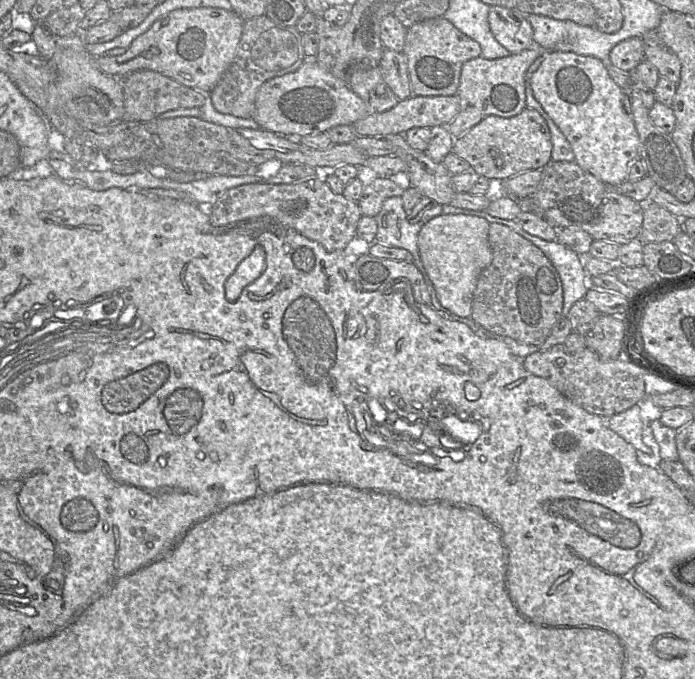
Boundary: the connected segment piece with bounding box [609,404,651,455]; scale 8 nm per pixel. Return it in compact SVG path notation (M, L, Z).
M638 404L609 418L609 428L630 443L636 450L651 455L651 449L642 439L643 423Z

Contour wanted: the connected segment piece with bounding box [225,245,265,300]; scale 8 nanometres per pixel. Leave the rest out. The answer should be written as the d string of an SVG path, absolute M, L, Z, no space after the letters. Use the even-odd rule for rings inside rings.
M257 245L225 281L225 296L236 300L243 289L257 279L265 269L265 251Z

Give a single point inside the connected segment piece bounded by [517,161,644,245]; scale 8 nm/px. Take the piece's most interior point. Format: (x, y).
(568, 196)

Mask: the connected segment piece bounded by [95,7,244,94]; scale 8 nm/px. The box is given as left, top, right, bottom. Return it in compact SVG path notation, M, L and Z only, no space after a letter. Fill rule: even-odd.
M180 8L156 20L143 34L139 35L124 54L95 57L96 66L104 73L116 78L126 77L134 71L152 70L177 82L209 94L232 63L242 36L244 20L233 11L221 8Z

